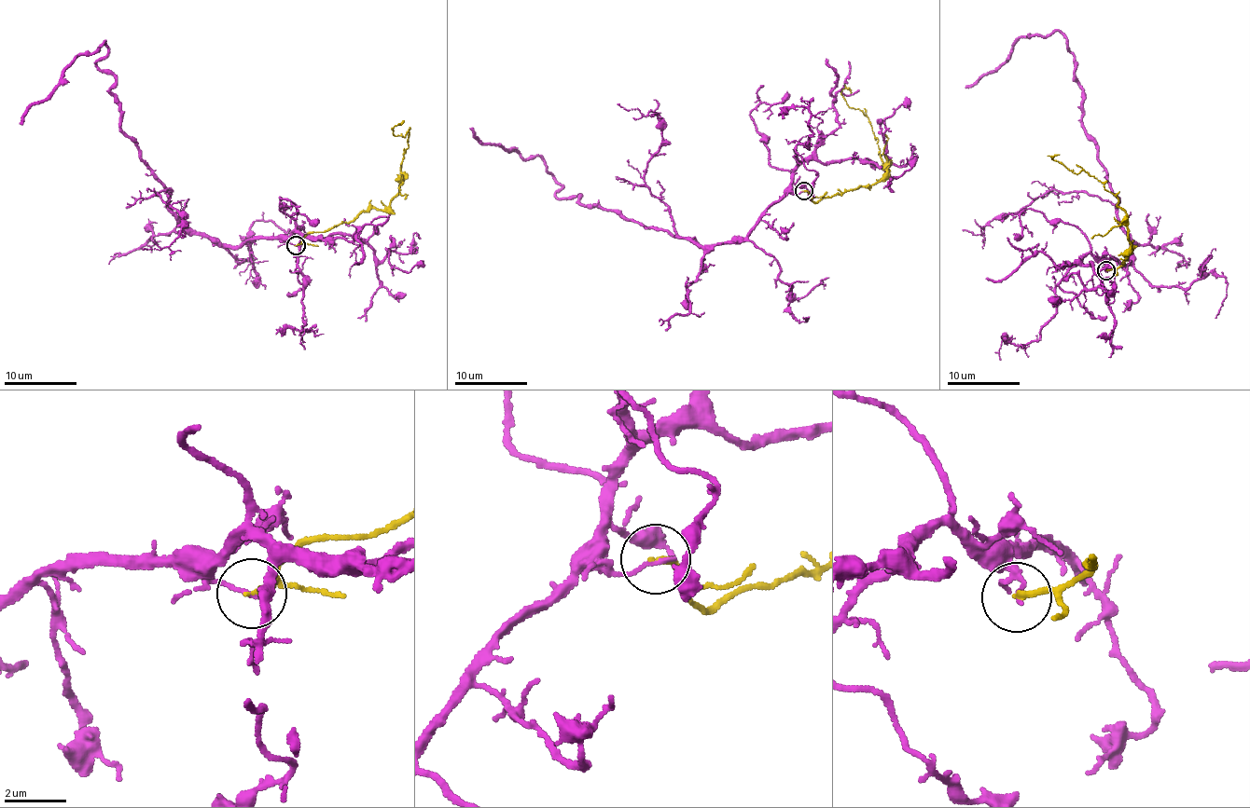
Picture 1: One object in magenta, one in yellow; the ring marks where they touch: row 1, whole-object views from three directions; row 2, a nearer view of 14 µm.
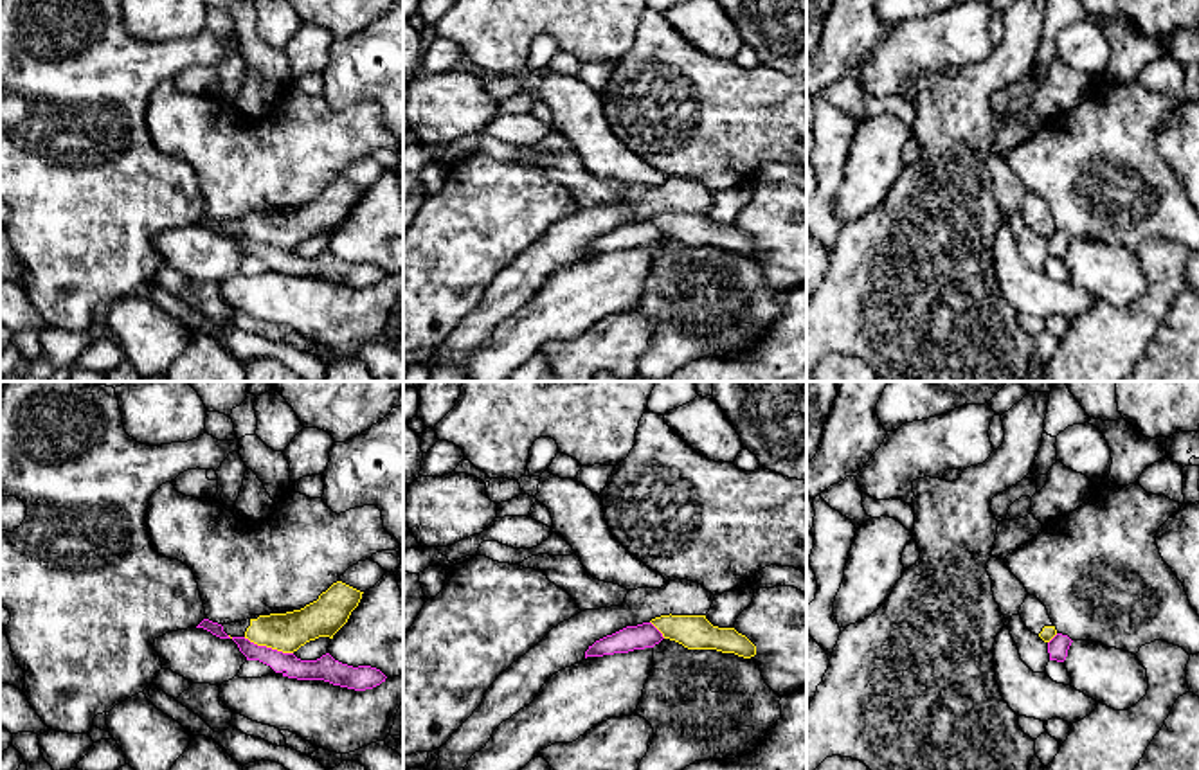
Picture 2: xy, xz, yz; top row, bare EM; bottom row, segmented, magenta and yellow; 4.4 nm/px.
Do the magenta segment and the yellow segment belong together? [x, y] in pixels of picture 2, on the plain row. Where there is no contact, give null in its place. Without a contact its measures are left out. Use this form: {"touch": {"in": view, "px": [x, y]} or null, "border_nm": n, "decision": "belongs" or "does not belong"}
{"touch": {"in": "xy", "px": [269, 245]}, "border_nm": 240, "decision": "does not belong"}

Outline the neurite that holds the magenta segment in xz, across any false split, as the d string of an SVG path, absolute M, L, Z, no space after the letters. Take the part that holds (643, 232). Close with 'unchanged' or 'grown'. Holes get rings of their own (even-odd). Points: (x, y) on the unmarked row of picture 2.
M652 219L627 223L589 243L589 246L585 248L585 255L654 245L663 236L664 236L663 230Z; unchanged

